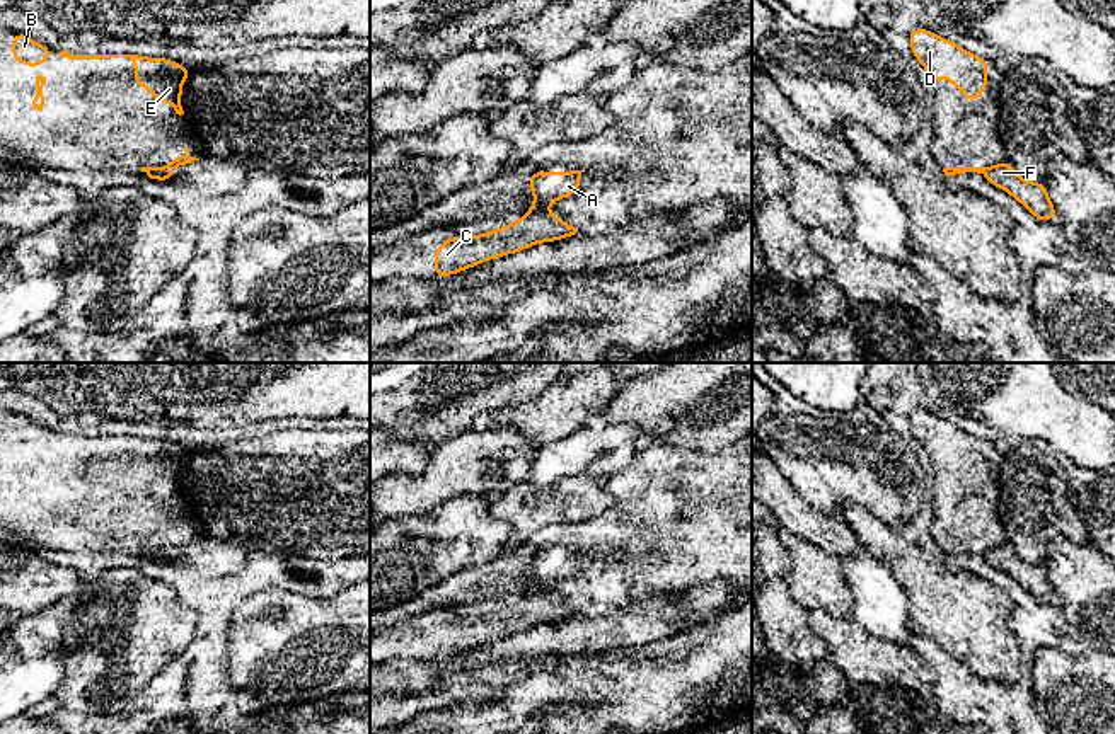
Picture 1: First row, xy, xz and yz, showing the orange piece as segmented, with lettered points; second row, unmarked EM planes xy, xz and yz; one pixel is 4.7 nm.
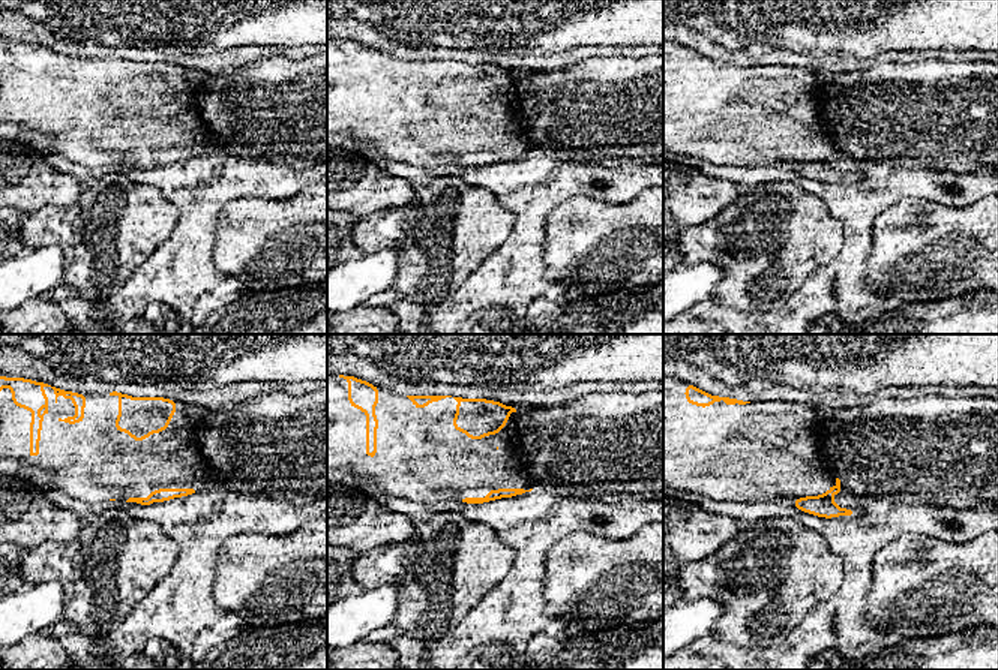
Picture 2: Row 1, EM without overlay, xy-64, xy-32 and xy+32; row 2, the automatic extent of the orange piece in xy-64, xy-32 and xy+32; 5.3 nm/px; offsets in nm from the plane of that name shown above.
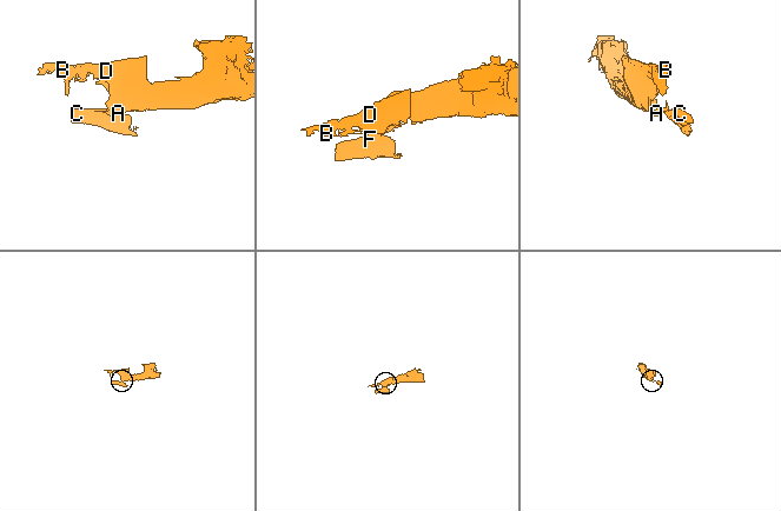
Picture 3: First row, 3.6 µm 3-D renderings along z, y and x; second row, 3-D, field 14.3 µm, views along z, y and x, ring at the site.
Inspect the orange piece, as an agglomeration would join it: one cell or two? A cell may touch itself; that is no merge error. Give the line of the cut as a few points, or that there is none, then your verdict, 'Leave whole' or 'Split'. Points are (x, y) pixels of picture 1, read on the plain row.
Split along xz (544, 591), (529, 595). Split

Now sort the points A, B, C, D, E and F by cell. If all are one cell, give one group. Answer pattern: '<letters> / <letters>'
A B D E / C F

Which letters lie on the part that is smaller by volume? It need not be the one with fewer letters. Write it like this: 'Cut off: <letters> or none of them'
Cut off: C, F

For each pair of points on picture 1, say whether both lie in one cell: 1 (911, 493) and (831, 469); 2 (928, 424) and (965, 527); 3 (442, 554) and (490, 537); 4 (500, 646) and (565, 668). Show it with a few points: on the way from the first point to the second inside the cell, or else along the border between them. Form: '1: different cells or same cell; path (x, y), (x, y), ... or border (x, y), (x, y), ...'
1: same cell; path (890, 487), (868, 469), (851, 469)
2: same cell; path (952, 450), (962, 462), (965, 501)
3: same cell; path (454, 544), (461, 537), (478, 537)
4: different cells; border (563, 653), (515, 661)

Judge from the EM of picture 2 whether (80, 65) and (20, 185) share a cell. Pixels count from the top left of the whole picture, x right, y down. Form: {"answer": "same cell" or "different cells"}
{"answer": "different cells"}

